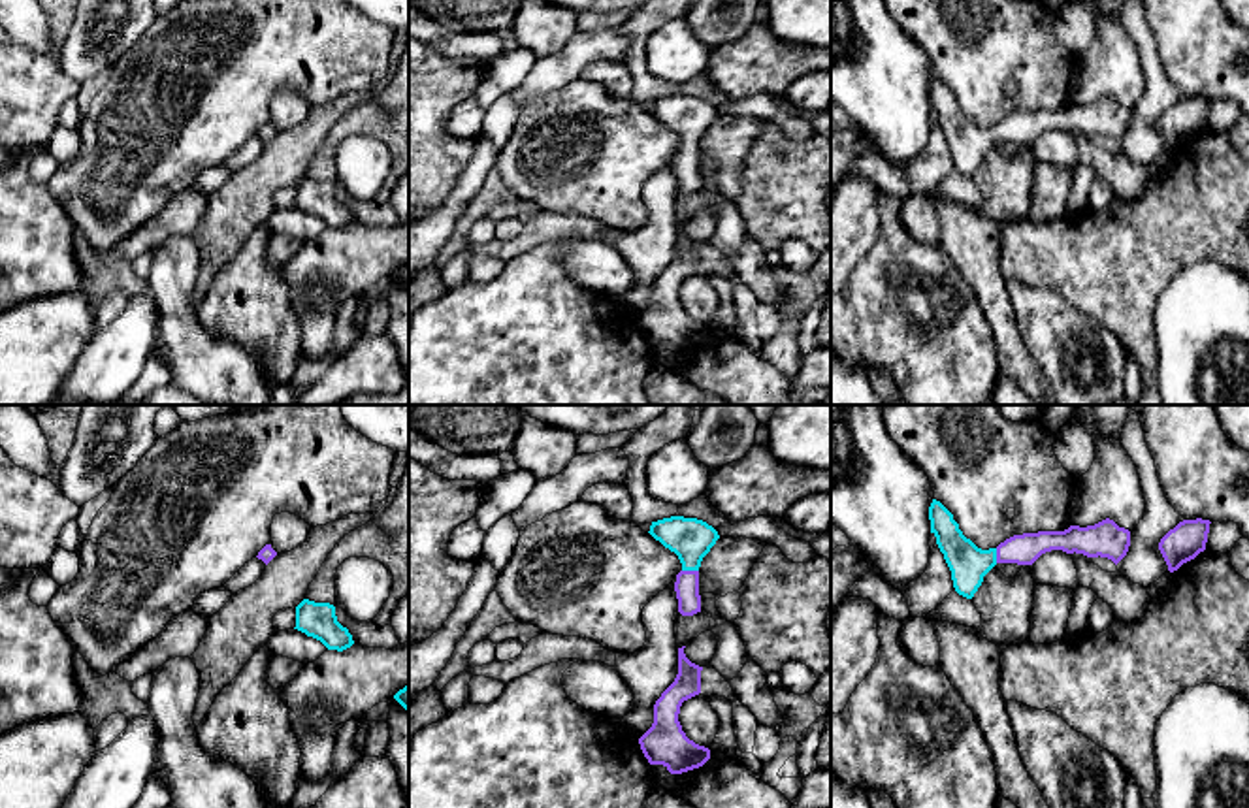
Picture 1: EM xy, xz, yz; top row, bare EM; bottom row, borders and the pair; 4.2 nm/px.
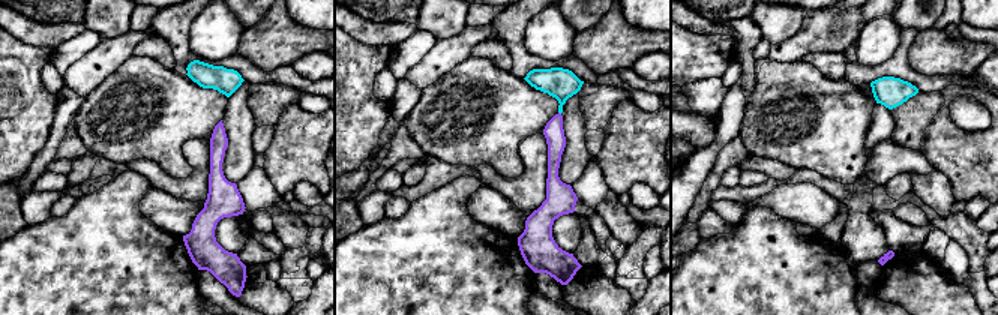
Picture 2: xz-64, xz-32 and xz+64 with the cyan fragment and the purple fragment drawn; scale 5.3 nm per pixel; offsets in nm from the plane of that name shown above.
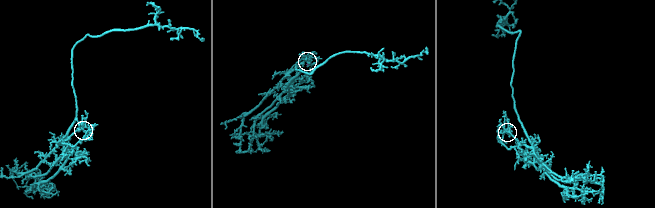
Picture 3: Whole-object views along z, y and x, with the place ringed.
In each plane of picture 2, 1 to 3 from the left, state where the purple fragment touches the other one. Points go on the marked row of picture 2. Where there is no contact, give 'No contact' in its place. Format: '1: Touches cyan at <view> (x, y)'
1: No contact
2: No contact
3: No contact

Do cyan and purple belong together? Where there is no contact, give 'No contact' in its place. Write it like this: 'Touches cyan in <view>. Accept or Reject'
Touches cyan in xz. Accept

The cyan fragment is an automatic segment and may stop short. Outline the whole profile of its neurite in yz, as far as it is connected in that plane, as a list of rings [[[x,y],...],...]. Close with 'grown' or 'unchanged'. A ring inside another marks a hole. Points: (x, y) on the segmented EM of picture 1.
[[[936,499],[929,507],[931,533],[951,571],[953,588],[972,599],[983,576],[997,563],[1032,565],[1042,554],[1062,550],[1087,558],[1108,558],[1115,565],[1127,556],[1130,531],[1106,518],[1095,525],[1070,525],[1064,531],[1014,535],[997,548],[981,550],[963,535],[953,514]]] | grown

